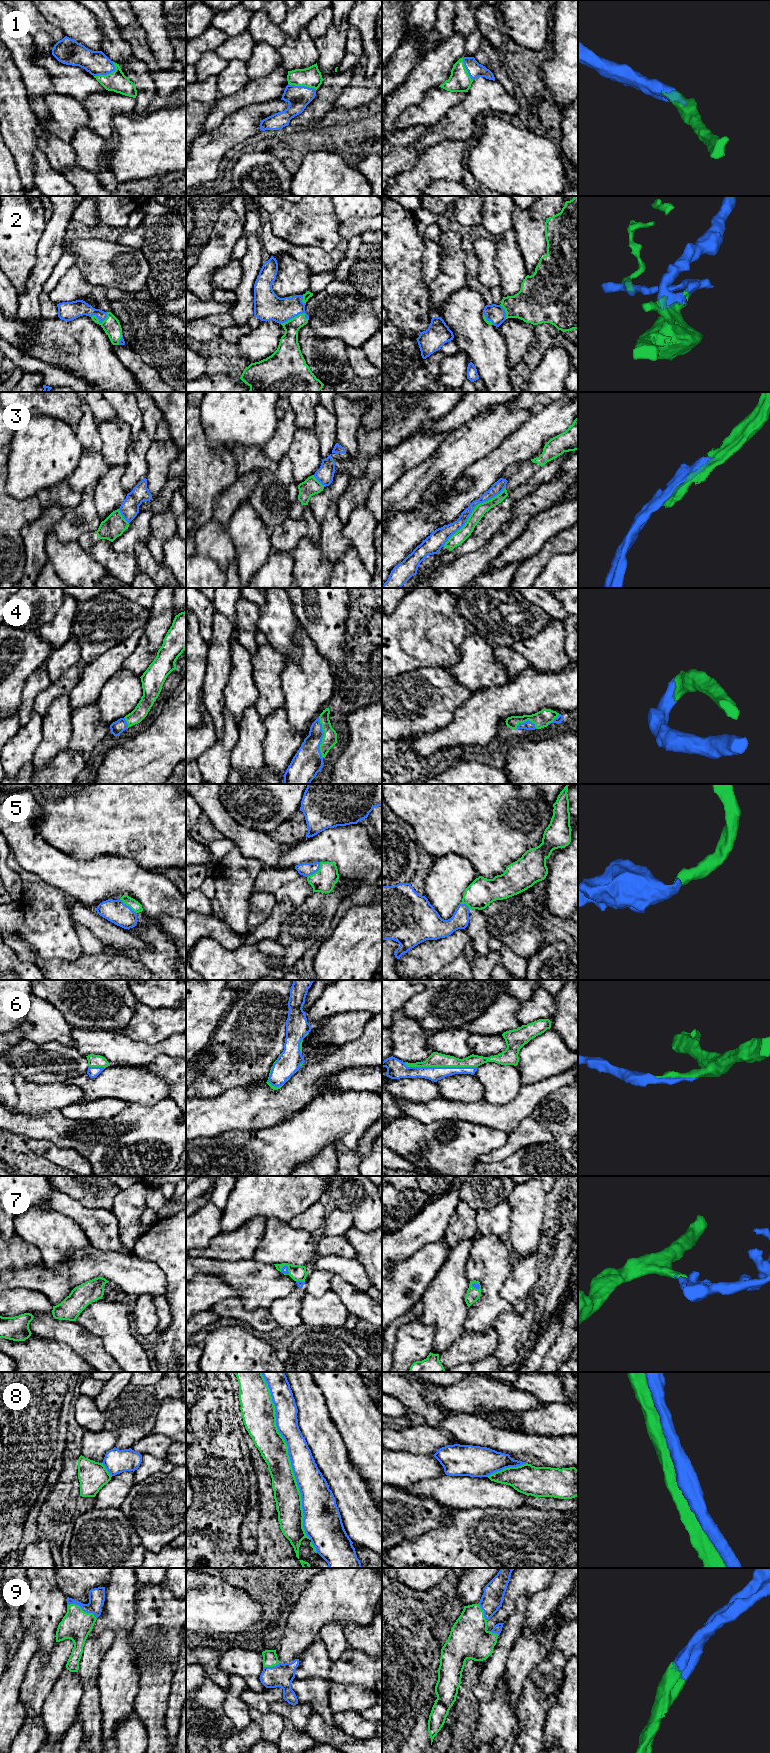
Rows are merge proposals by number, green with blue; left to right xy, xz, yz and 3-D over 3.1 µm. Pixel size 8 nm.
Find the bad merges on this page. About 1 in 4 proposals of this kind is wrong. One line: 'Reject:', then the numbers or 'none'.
Reject: 3, 8

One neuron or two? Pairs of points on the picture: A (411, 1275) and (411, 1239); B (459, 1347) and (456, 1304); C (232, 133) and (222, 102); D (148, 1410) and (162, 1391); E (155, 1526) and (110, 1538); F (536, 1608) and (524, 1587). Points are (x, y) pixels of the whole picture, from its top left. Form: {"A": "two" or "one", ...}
{"A": "two", "B": "two", "C": "two", "D": "two", "E": "two", "F": "two"}

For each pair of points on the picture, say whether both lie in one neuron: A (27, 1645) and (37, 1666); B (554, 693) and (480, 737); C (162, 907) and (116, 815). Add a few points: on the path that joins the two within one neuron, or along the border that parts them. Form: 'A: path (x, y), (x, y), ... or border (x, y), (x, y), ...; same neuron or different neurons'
A: border (36, 1651), (28, 1664), (23, 1678); different neurons
B: path (534, 693), (514, 698), (495, 717); same neuron
C: border (121, 856), (132, 858), (142, 867), (155, 871); different neurons

